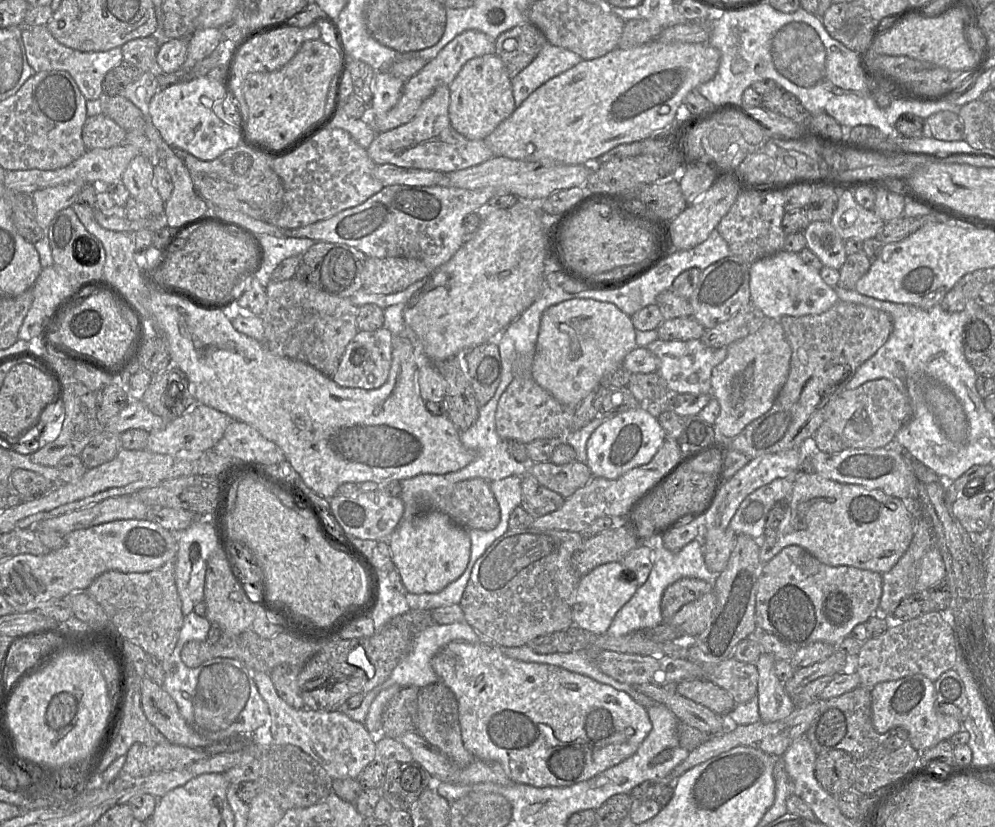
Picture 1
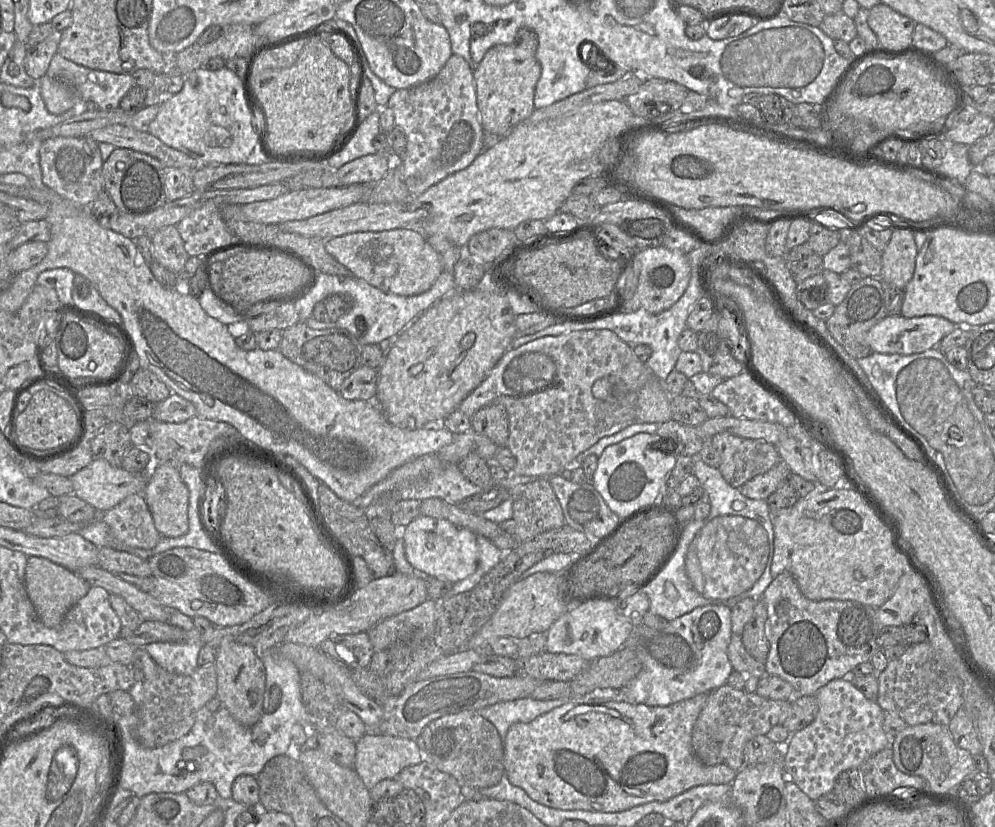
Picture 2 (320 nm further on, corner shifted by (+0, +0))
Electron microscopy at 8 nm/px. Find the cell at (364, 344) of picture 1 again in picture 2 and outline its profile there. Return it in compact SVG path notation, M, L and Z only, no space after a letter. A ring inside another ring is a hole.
M361 365L341 385L339 394L347 400L374 401L378 369Z

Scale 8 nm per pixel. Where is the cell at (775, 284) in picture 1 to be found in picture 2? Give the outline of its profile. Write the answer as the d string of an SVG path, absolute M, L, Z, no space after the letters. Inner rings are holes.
M887 315L869 330L867 334L867 342L873 352L910 355L937 347L940 341L956 327L970 330L971 327L978 326L971 326L968 323L955 324L948 319L936 315L924 315L912 318L905 318L901 315Z

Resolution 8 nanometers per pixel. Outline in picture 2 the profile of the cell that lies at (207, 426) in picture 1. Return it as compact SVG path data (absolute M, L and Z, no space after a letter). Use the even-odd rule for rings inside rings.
M94 459L88 466L70 477L73 494L93 506L99 512L106 512L132 494L143 494L153 475L153 464L141 473L131 473L122 466L114 466L105 459Z

